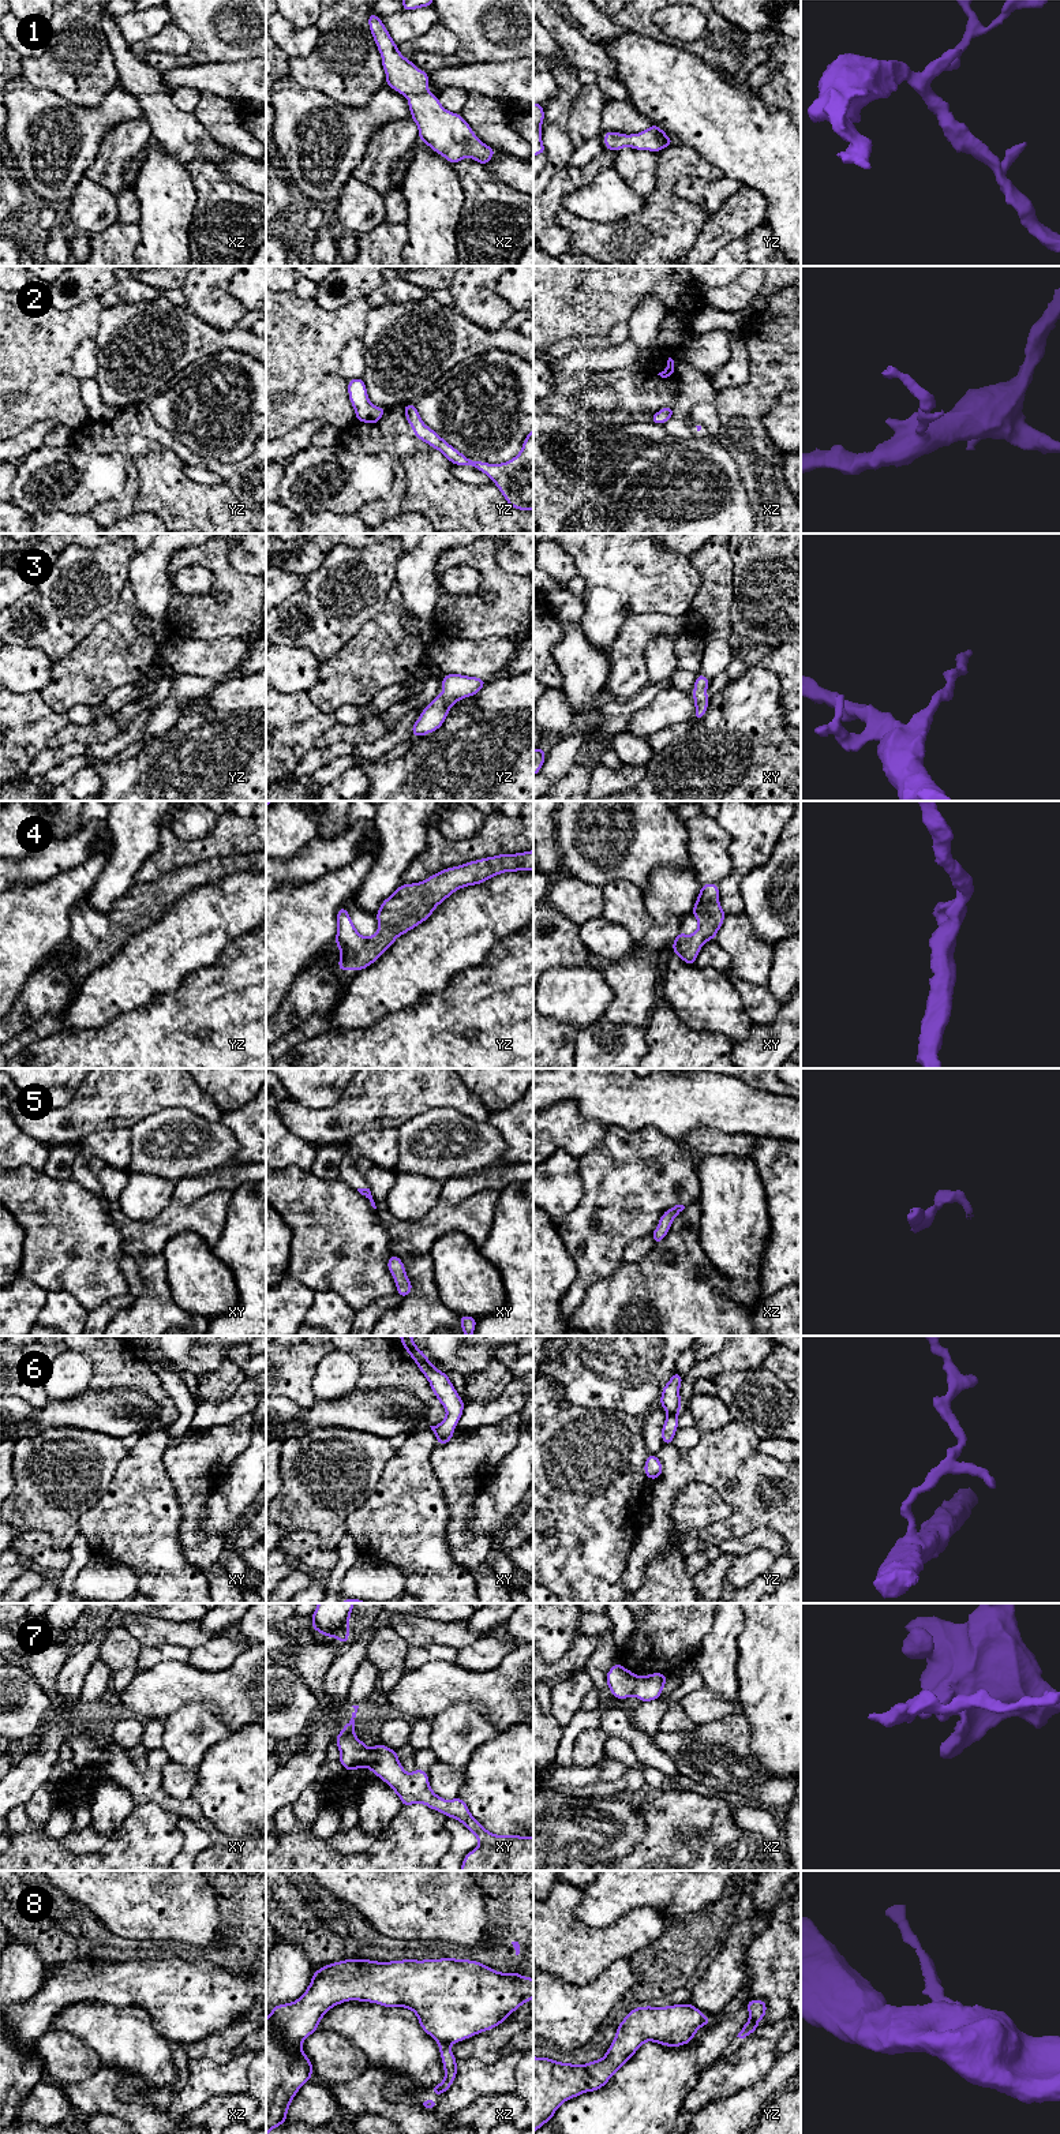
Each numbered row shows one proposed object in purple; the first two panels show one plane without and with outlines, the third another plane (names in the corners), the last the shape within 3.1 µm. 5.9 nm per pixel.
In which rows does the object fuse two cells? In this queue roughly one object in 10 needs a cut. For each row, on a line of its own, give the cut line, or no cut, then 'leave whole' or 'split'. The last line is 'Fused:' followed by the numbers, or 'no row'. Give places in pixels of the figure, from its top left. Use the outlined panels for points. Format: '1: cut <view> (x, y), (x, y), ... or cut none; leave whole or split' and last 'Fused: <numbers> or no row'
1: cut none; leave whole
2: cut none; leave whole
3: cut none; leave whole
4: cut none; leave whole
5: cut none; leave whole
6: cut none; leave whole
7: cut xz (639, 1677), (632, 1693); split
8: cut xz (438, 2041), (449, 2044); split
Fused: 7, 8

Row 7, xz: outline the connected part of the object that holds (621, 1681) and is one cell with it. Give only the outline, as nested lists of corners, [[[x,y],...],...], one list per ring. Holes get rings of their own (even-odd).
[[[615,1663],[606,1676],[606,1682],[613,1697],[625,1700],[633,1695],[638,1676],[625,1669],[621,1663]]]

